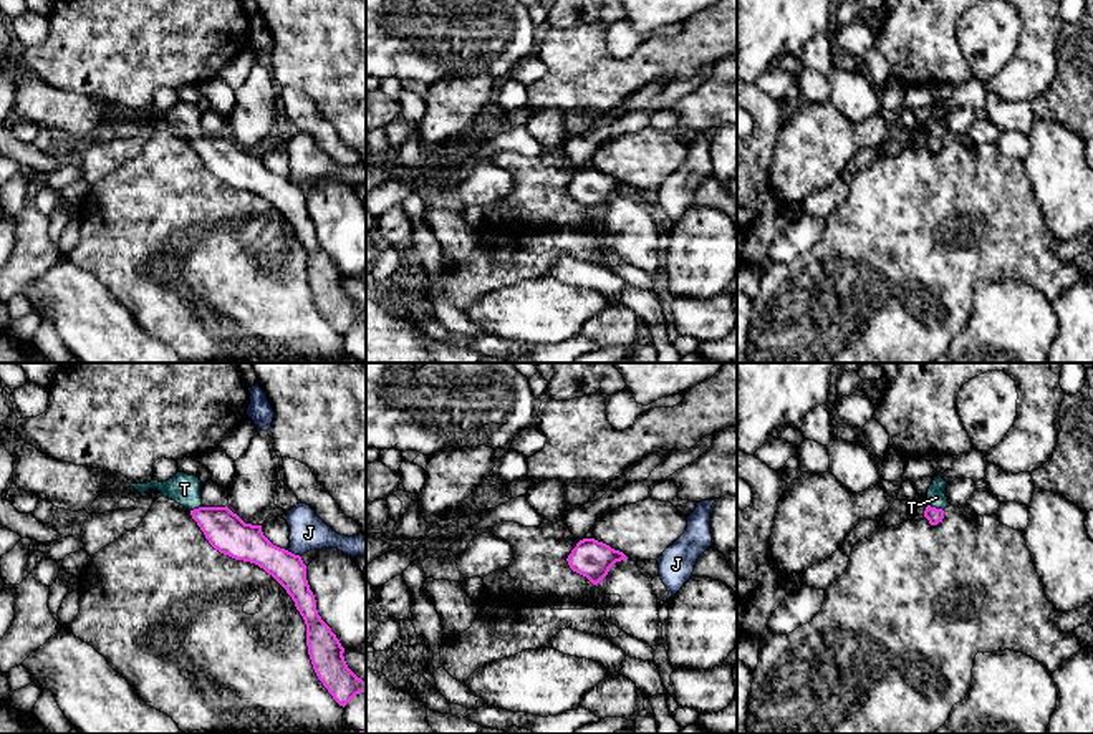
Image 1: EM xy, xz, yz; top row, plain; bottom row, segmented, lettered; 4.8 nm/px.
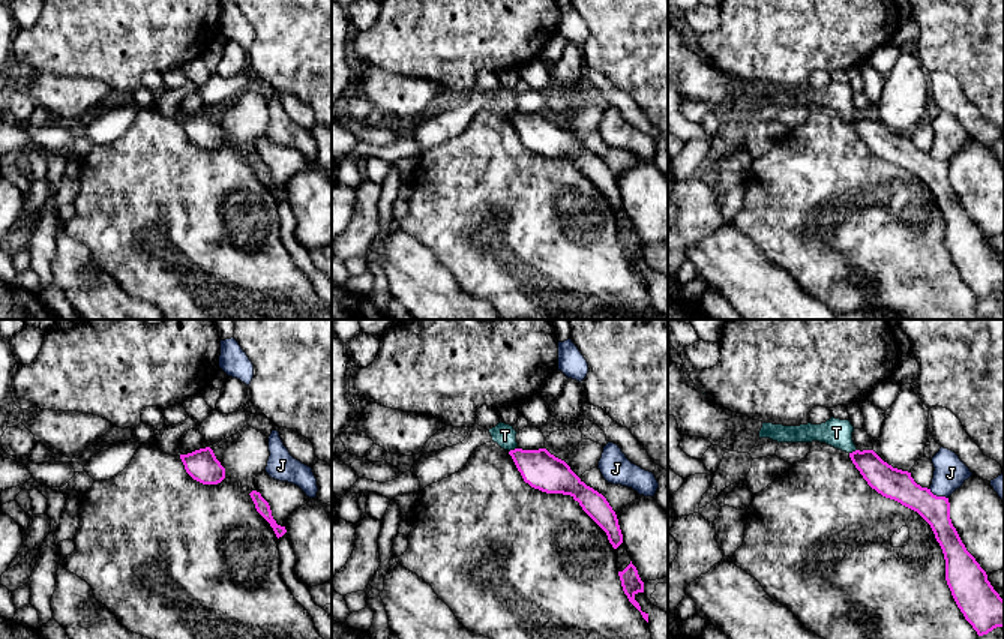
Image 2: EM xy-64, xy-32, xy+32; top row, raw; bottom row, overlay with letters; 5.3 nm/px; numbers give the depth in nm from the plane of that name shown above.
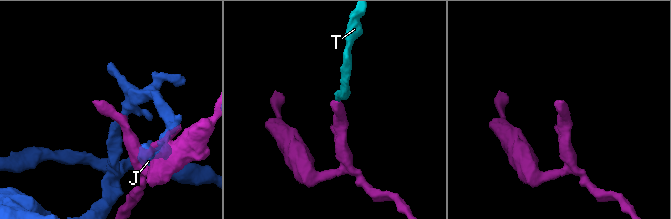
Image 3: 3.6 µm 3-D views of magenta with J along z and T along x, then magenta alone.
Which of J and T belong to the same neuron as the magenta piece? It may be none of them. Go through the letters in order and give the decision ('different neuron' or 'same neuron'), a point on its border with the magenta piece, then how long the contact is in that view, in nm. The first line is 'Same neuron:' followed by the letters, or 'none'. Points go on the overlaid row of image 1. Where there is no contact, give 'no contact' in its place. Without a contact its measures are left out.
Same neuron: T
J: different neuron | xy (293, 554) | 70 nm
T: same neuron | yz (934, 507) | 90 nm

